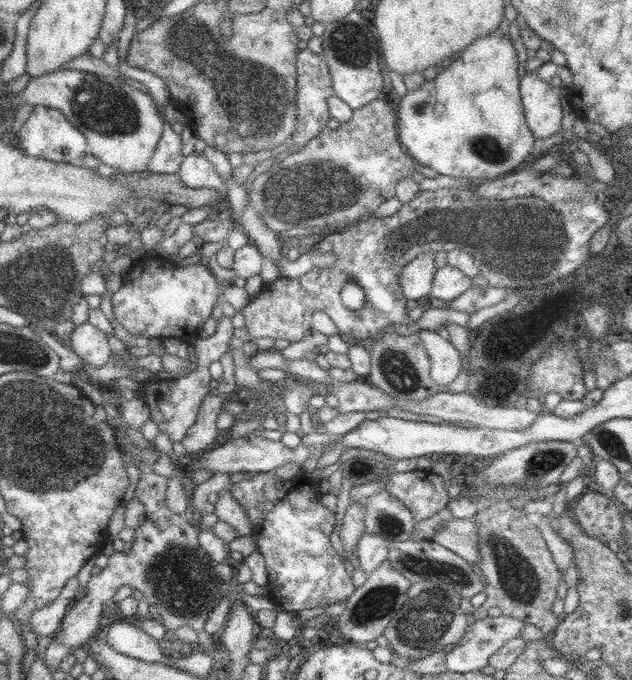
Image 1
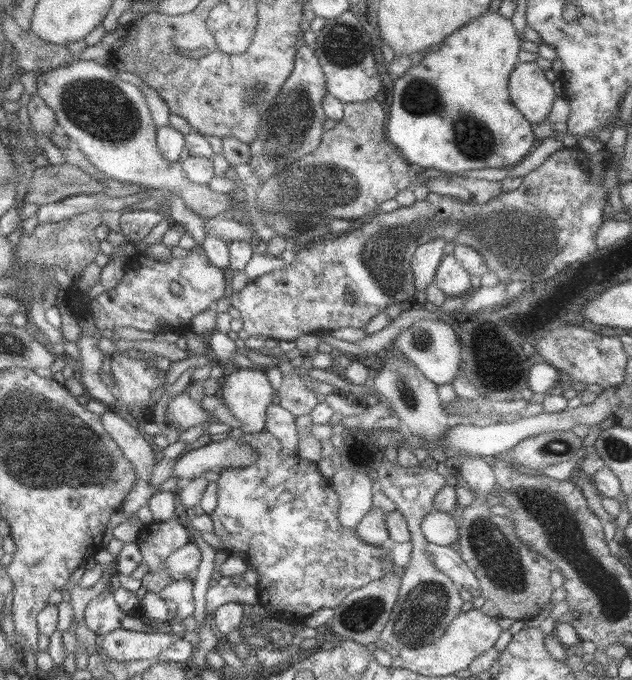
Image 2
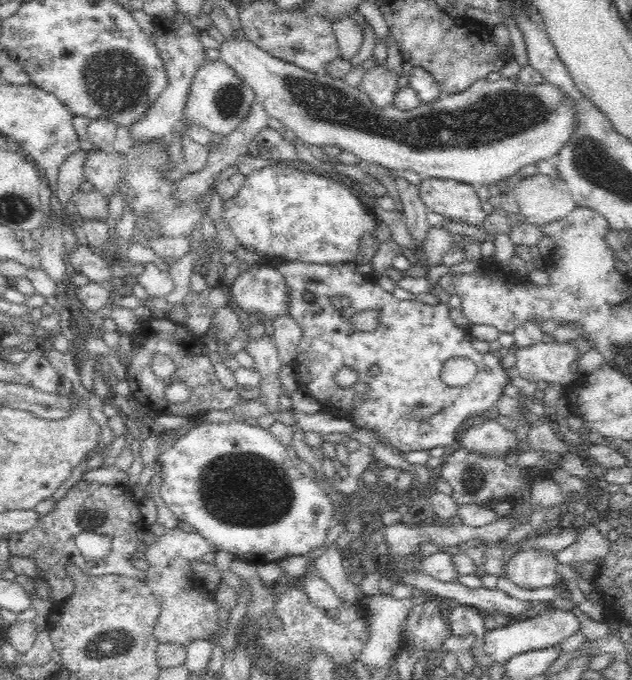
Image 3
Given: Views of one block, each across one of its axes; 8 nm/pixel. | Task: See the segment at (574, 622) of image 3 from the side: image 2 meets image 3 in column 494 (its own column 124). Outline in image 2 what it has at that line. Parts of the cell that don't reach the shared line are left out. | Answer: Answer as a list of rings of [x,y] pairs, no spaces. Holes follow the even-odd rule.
[[[115,629],[107,634],[98,635],[103,652],[117,662],[129,660],[149,660],[169,648],[169,644],[176,639],[170,633],[149,633],[127,629]]]

